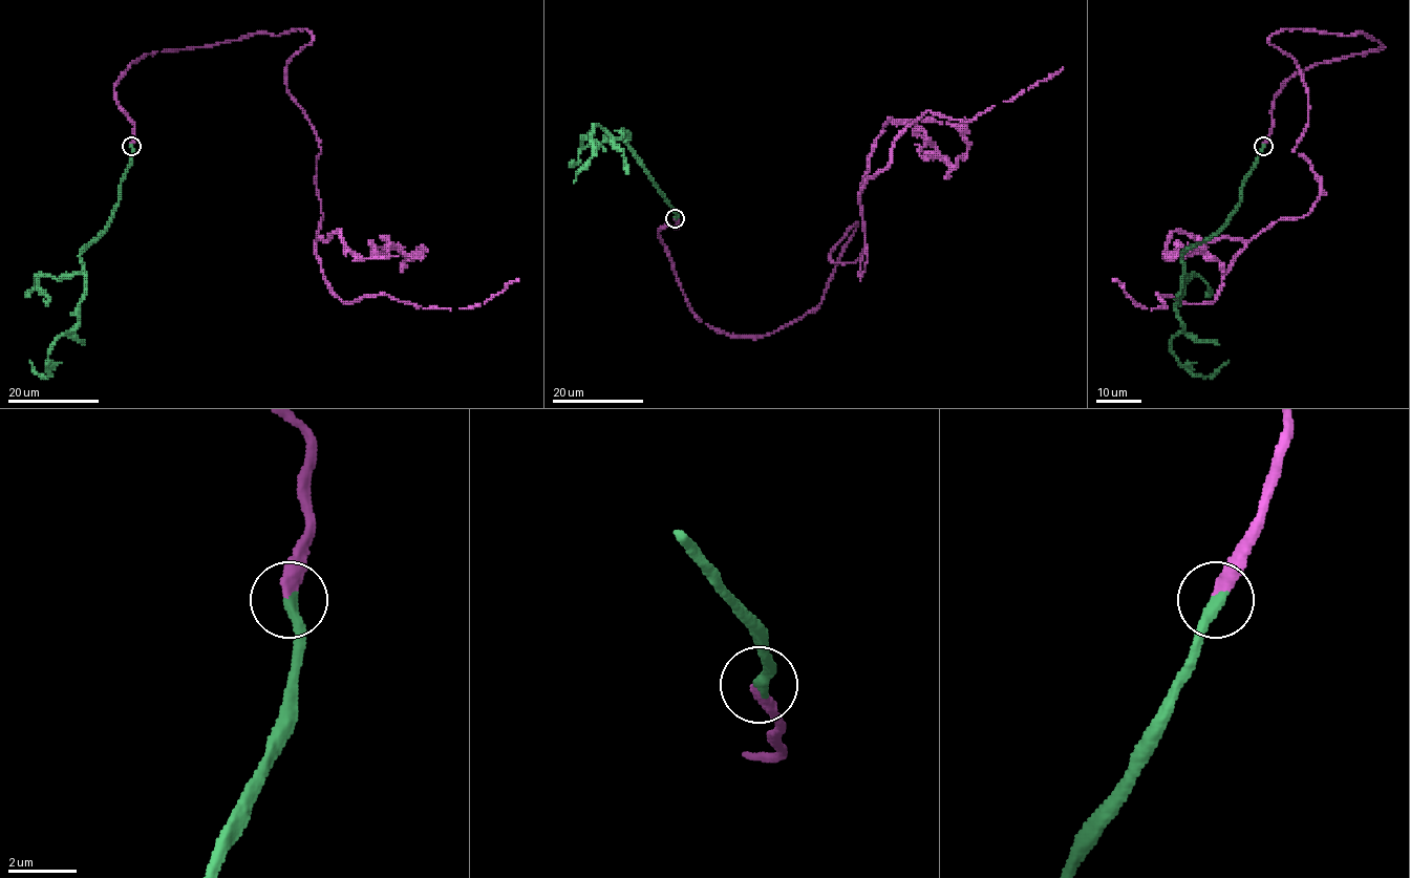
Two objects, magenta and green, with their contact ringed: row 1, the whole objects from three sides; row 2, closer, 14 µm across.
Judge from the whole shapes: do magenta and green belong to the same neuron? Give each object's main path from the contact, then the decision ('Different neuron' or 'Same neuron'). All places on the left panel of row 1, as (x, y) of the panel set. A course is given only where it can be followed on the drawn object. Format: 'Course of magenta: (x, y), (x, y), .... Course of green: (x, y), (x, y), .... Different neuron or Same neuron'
Course of magenta: (131, 146), (114, 85), (133, 61), (306, 29), (286, 87), (320, 150), (329, 288), (472, 307), (517, 278). Course of green: (131, 146), (112, 219), (81, 253), (86, 293), (79, 320), (55, 342), (47, 377), (30, 361). Same neuron

